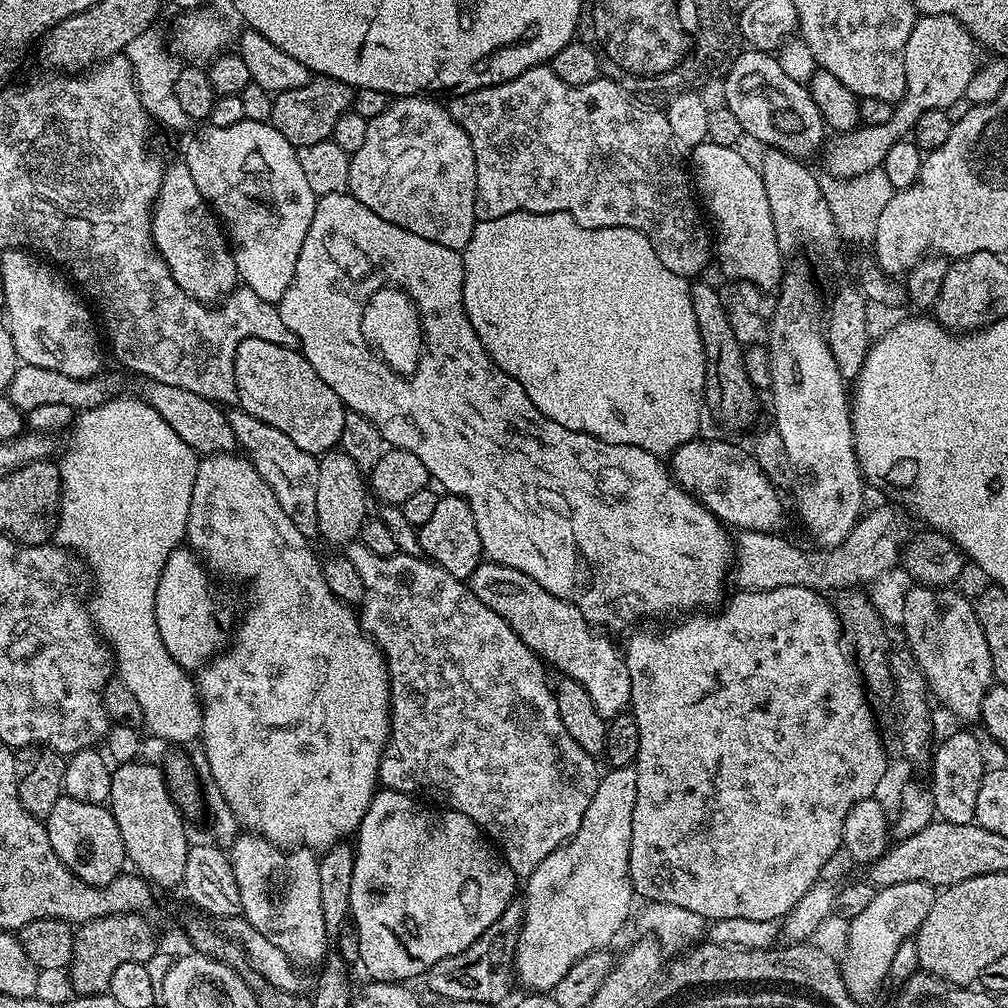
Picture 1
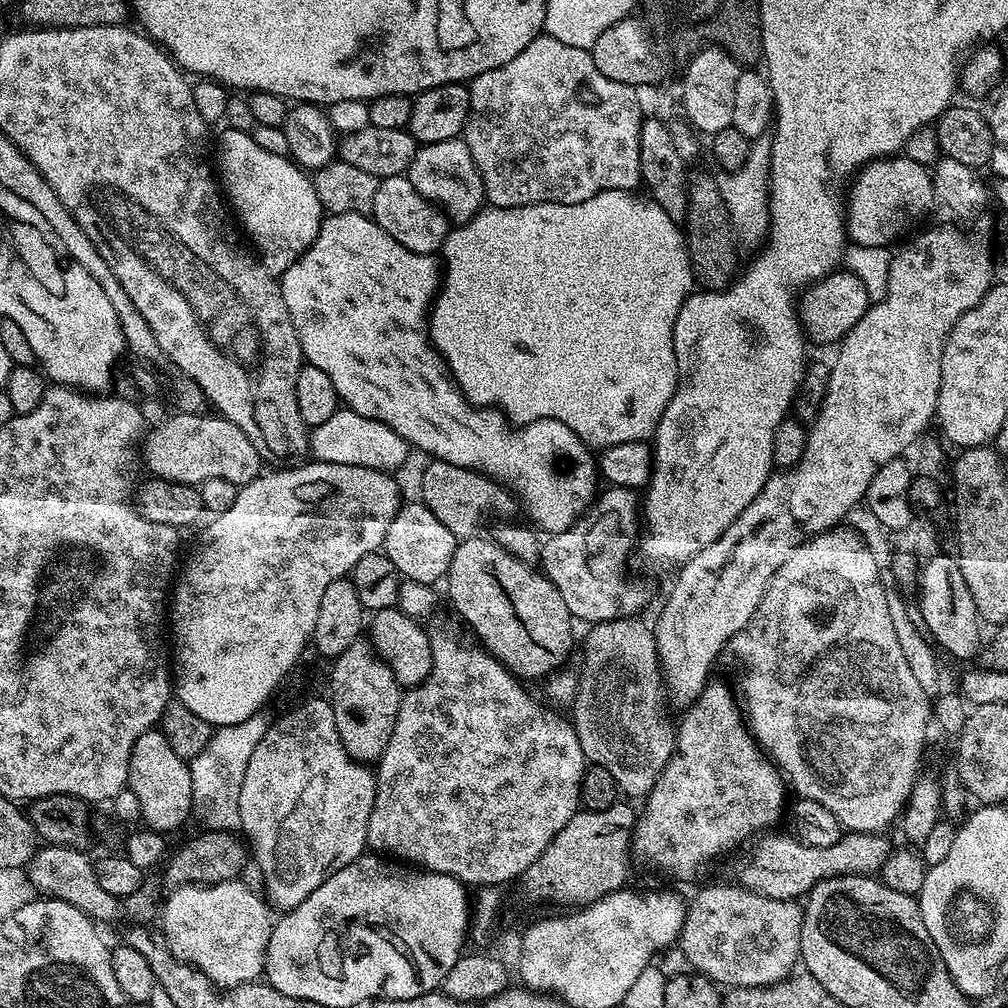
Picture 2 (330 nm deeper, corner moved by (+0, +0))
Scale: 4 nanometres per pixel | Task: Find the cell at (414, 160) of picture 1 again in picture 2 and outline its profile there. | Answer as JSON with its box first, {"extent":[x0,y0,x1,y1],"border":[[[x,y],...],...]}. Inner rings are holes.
{"extent":[370,175,450,256],"border":[[[407,175],[385,176],[378,186],[378,194],[374,194],[374,206],[370,213],[373,220],[390,238],[395,238],[406,246],[406,250],[414,250],[427,256],[439,253],[444,246],[444,239],[450,231],[450,221],[435,204],[431,204],[408,180]]]}

